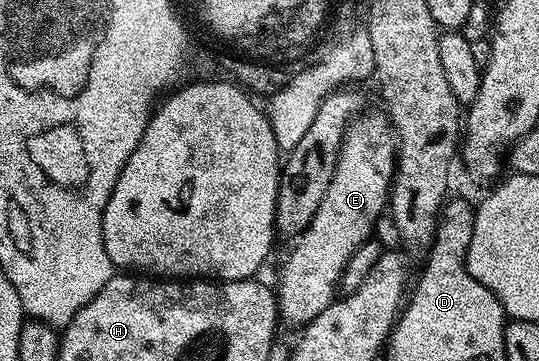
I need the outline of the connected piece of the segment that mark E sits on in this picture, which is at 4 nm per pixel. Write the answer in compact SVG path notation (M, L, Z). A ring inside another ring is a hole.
M370 111L348 124L330 189L326 189L326 197L322 197L322 205L318 205L318 213L314 213L310 225L293 242L296 244L280 271L280 288L277 286L274 294L283 322L285 319L288 323L303 325L331 305L337 298L346 261L373 234L376 218L383 211L385 214L389 206L398 144L387 114Z

